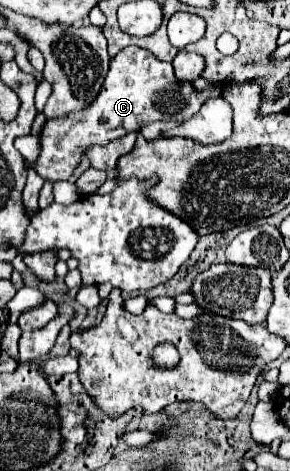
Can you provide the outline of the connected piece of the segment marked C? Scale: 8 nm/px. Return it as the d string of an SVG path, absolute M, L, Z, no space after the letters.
M127 47L111 59L105 83L89 109L45 123L41 131L41 155L31 167L43 179L69 179L87 147L105 145L131 131L141 131L143 125L153 121L183 123L187 117L193 117L209 97L219 93L221 89L217 87L197 91L189 81L179 81L175 77L171 63L159 61L147 49Z

